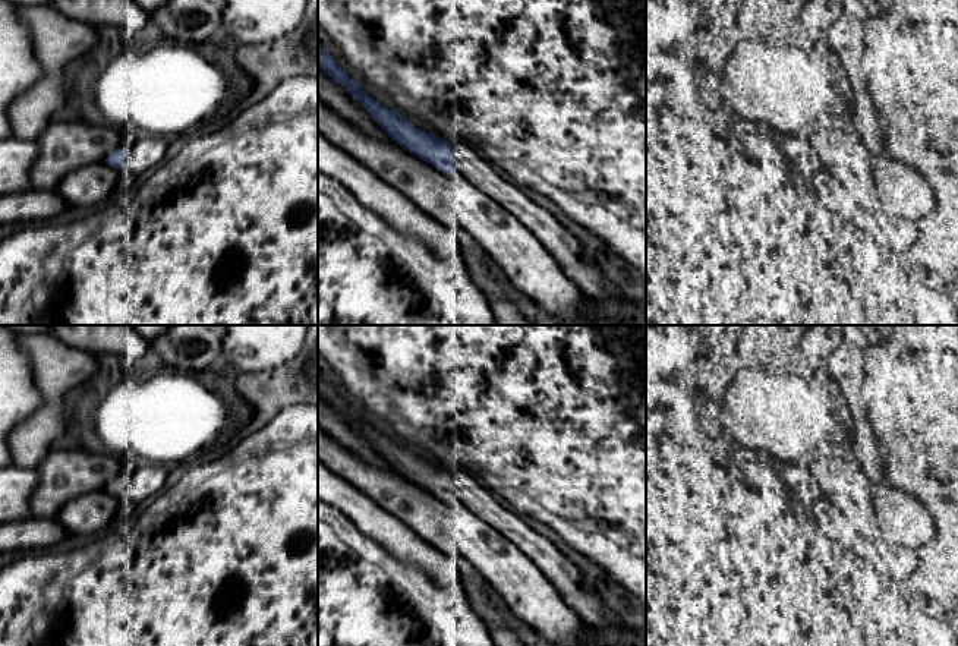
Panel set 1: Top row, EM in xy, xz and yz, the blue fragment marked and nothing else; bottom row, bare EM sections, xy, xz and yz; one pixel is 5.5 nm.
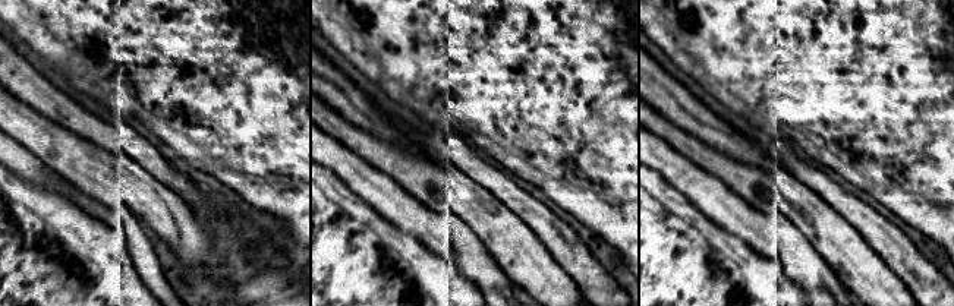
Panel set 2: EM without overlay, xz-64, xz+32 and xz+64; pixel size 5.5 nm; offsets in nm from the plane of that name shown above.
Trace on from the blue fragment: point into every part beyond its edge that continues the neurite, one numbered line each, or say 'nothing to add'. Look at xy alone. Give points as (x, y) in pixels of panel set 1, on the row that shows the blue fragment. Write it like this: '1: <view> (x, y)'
1: xy (148, 151)

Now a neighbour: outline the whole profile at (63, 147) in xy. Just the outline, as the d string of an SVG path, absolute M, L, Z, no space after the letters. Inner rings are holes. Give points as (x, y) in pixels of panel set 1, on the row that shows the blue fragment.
M51 120L35 139L38 154L29 173L31 186L37 190L56 190L70 171L103 163L117 148L129 149L135 136L135 130L110 123Z

